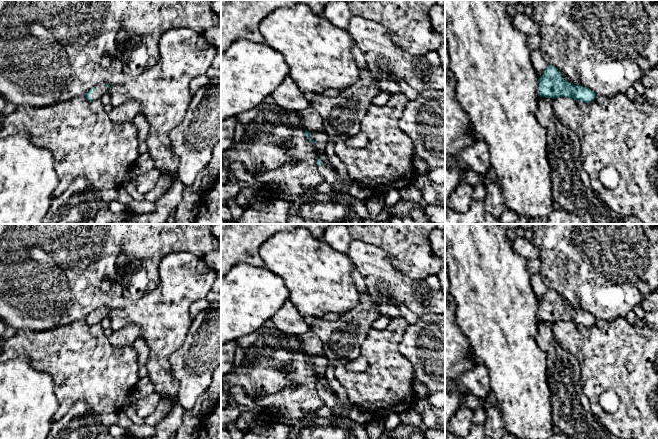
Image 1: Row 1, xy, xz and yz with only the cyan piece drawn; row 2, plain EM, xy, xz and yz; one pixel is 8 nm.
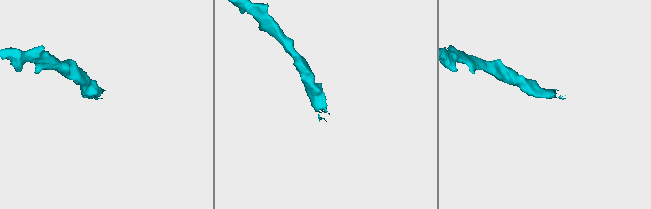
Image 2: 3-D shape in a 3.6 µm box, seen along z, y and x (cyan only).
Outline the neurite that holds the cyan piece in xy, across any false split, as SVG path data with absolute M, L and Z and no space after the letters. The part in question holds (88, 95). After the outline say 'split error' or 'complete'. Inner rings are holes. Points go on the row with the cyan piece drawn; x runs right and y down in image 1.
M100 84L96 87L91 88L87 93L85 94L85 97L88 101L92 102L97 99L101 99L101 97L109 92L110 85L107 84Z | split error

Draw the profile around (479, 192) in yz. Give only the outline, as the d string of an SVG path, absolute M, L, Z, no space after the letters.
M479 184L473 187L473 200L479 200L479 201L483 201L485 199L486 196L486 189L485 189L485 185L483 184Z

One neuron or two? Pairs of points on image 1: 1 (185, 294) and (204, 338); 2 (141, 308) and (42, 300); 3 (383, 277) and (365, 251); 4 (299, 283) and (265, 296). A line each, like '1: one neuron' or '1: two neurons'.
1: two neurons
2: two neurons
3: one neuron
4: two neurons

